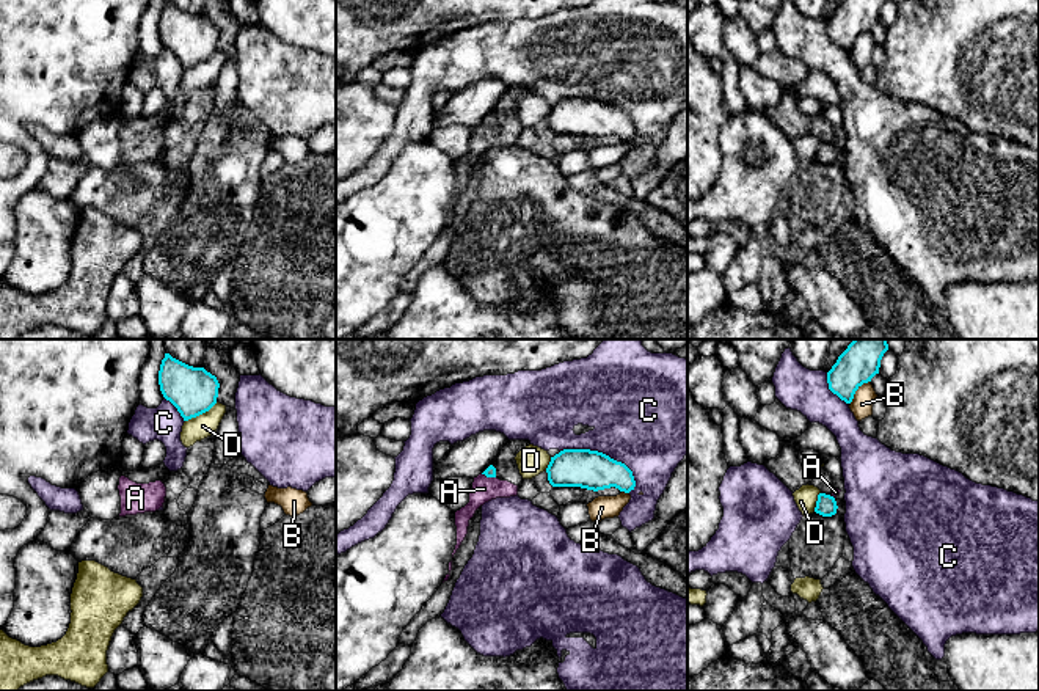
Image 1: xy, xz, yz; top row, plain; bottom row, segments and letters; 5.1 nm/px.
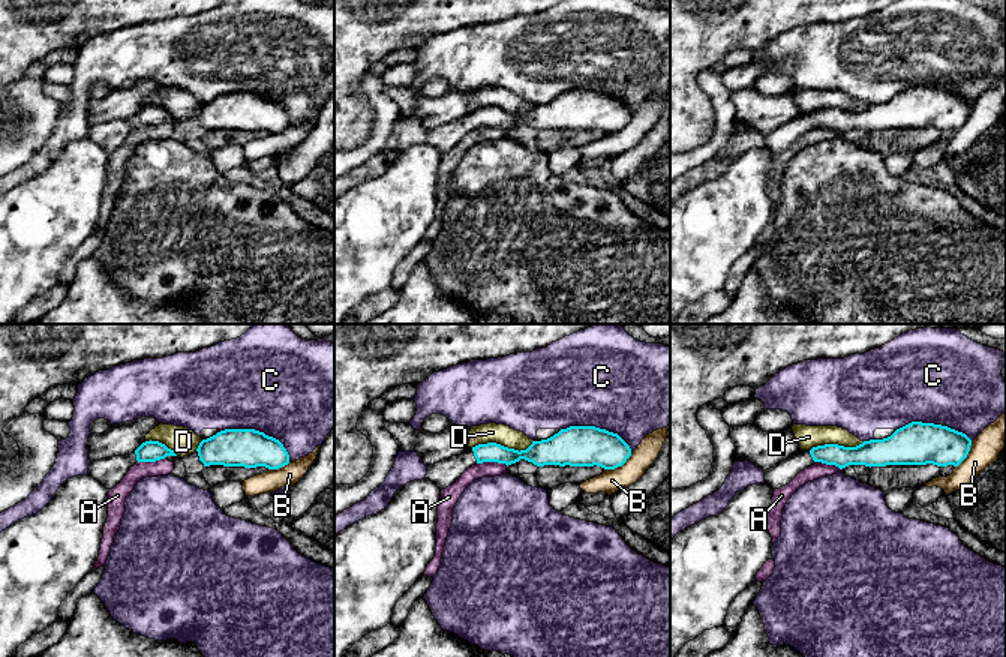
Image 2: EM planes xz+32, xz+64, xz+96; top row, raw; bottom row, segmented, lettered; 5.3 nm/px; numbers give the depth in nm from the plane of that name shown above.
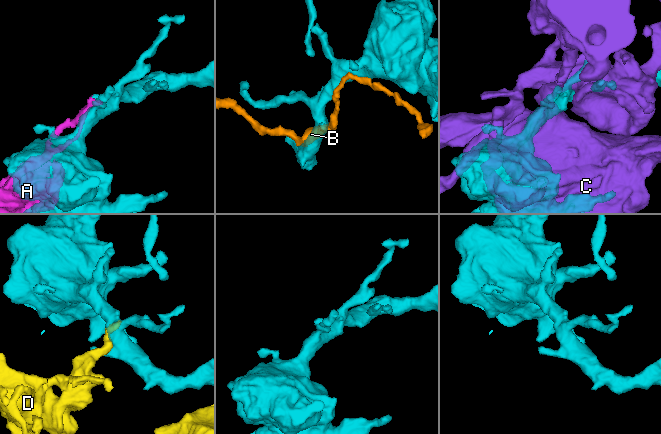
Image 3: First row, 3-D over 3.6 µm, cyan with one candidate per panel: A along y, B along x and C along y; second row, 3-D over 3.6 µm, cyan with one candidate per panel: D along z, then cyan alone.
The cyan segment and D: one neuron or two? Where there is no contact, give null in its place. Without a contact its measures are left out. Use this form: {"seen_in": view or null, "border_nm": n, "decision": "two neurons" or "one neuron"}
{"seen_in": "xy", "border_nm": 190, "decision": "two neurons"}

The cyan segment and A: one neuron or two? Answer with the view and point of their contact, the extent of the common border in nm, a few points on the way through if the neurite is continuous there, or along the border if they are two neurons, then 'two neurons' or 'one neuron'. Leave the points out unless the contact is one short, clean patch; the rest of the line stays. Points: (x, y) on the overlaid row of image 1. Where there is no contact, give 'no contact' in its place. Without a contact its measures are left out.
meets cyan in xz at (488, 476); contact 80 nm long; border along xz (481, 473), (495, 478); two neurons

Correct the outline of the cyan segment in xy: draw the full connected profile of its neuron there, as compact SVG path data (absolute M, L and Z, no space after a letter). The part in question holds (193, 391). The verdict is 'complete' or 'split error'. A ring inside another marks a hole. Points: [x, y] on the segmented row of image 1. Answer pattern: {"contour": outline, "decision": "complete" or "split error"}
{"contour": "M165 353L159 371L159 385L184 421L209 411L218 397L220 383L204 367L188 366Z", "decision": "complete"}

